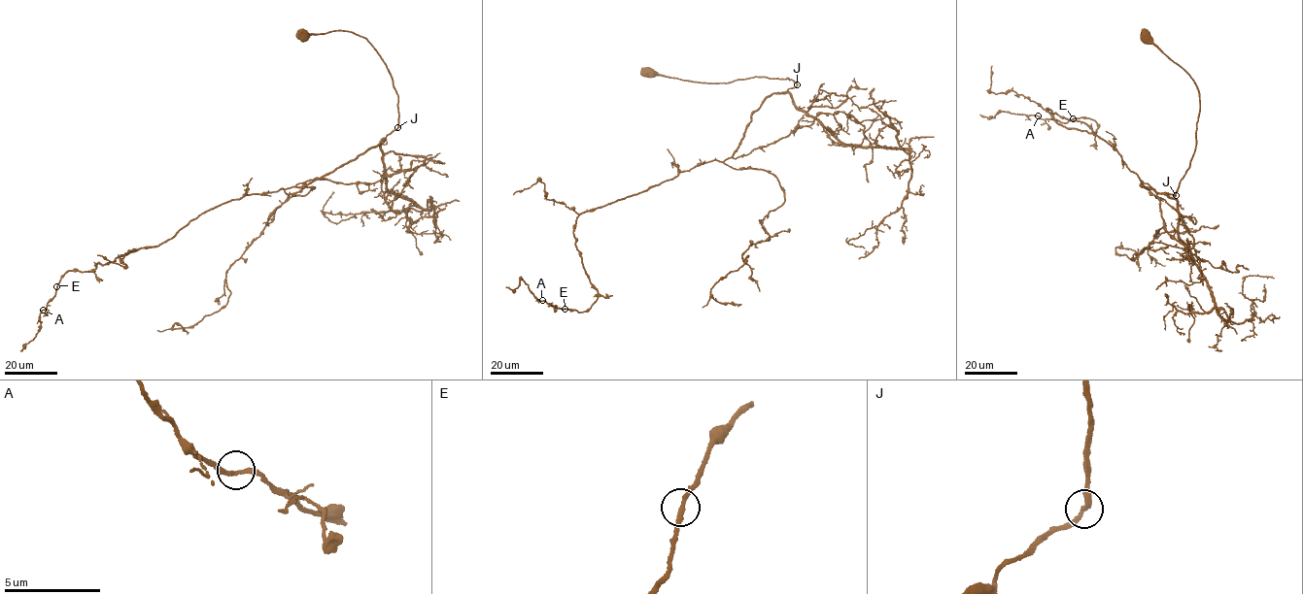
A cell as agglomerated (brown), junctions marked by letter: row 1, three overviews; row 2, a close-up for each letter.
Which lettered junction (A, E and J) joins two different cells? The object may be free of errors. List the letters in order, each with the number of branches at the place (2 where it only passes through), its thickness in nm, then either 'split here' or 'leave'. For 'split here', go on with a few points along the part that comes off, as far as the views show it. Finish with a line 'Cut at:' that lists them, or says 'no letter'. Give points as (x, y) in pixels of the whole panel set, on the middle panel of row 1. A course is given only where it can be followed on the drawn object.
A: 2 | 200 nm | leave
E: 2 | 200 nm | leave
J: 2 | 200 nm | leave
Cut at: no letter

